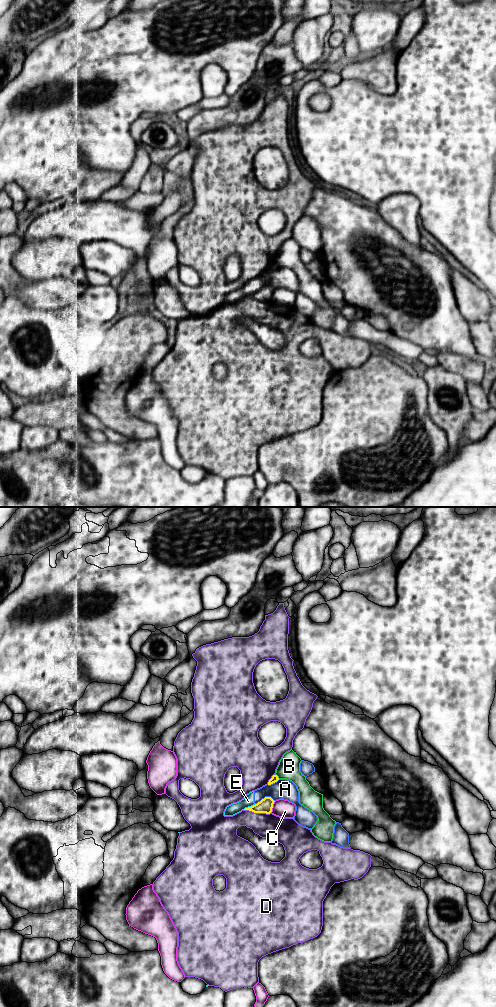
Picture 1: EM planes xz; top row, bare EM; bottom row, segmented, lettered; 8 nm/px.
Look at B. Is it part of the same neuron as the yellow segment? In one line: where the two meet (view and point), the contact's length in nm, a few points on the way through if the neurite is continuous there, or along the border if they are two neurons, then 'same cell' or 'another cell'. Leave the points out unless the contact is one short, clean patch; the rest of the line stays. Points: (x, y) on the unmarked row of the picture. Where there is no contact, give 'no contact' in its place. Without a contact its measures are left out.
contact xz (277, 264); length 50 nm; border xz (275, 262), (279, 266); another cell

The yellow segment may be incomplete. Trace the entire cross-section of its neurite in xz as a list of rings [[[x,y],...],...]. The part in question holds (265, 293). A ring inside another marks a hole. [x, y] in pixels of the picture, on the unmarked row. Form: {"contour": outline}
{"contour": [[[265,285],[257,292],[255,292],[251,295],[245,296],[244,298],[249,298],[254,301],[270,302],[272,300],[274,290],[275,289],[271,285]]]}

